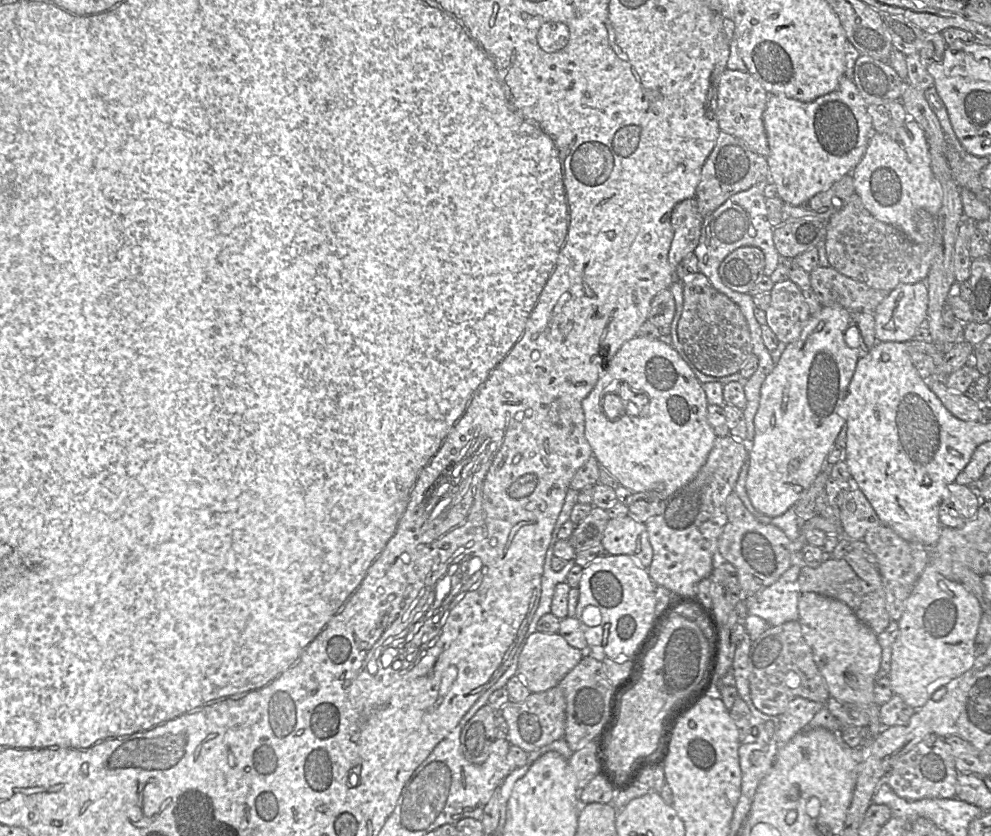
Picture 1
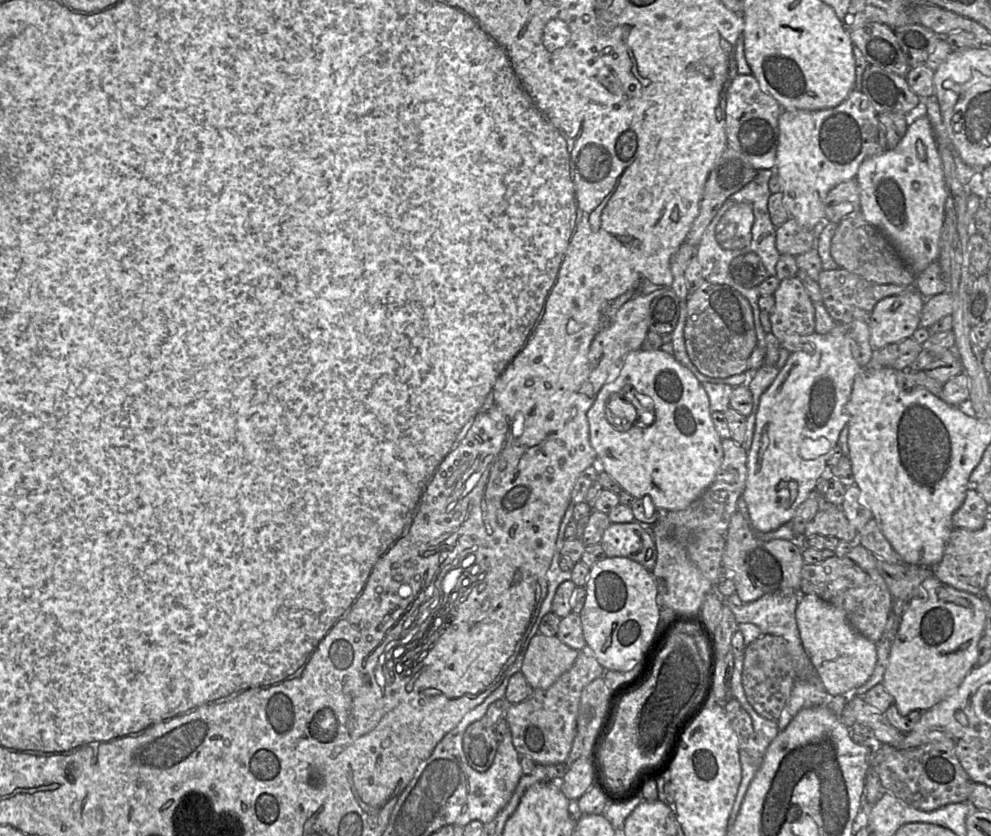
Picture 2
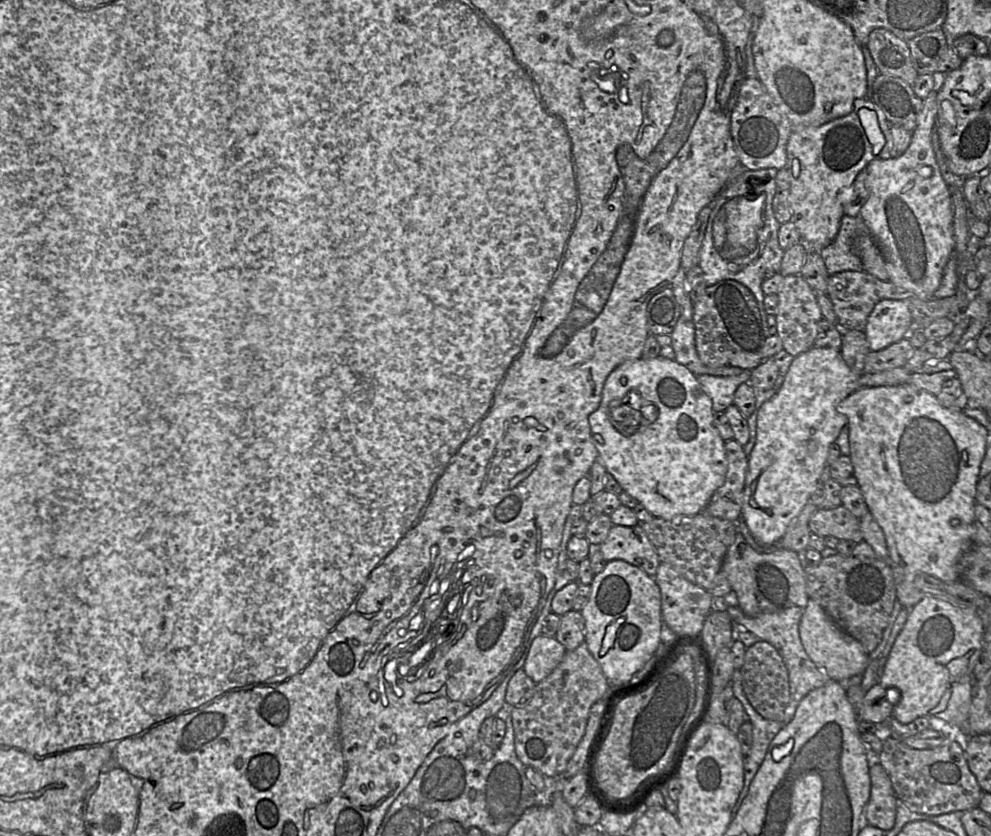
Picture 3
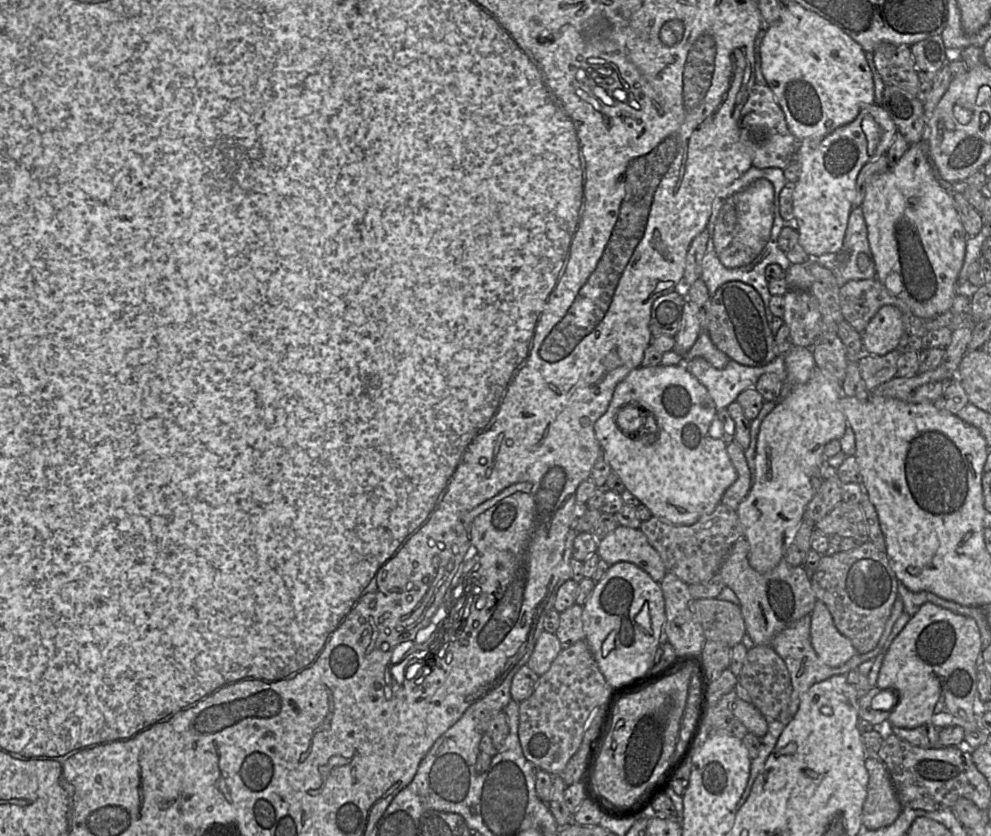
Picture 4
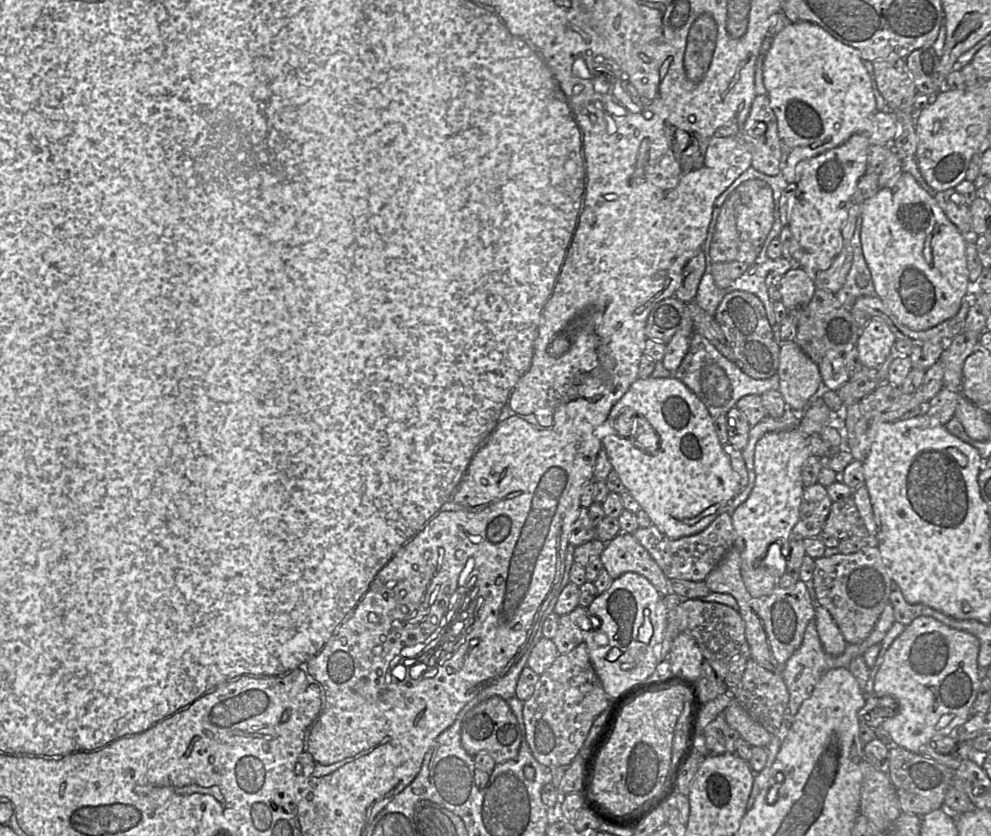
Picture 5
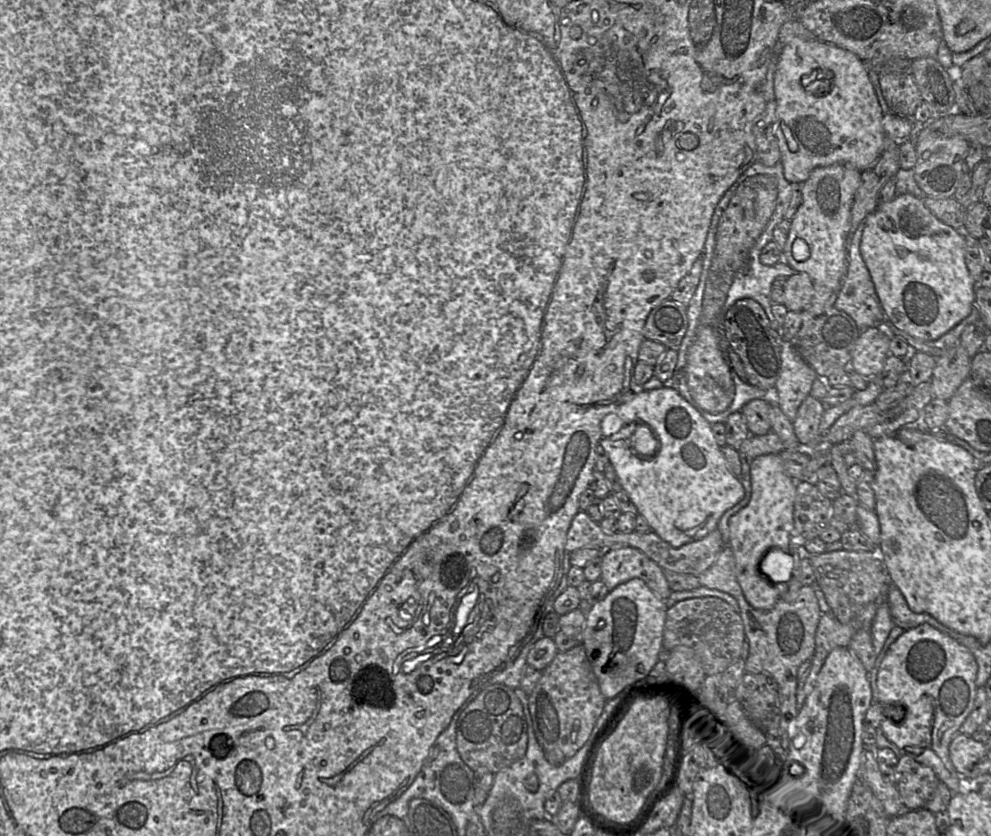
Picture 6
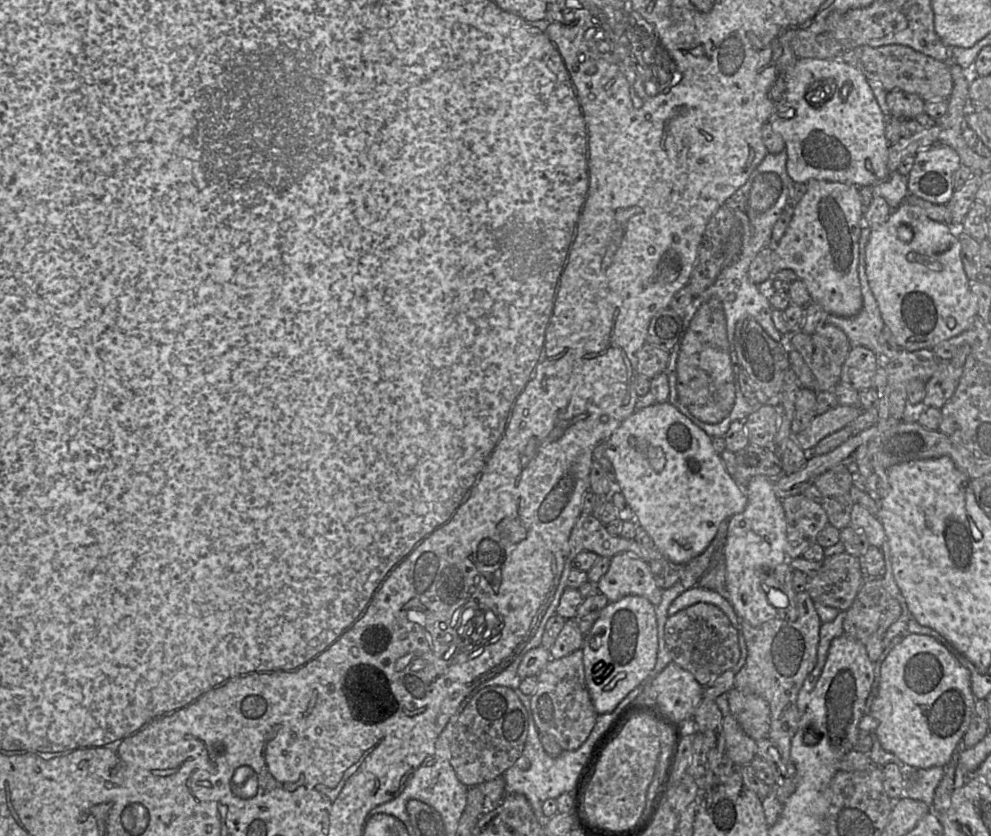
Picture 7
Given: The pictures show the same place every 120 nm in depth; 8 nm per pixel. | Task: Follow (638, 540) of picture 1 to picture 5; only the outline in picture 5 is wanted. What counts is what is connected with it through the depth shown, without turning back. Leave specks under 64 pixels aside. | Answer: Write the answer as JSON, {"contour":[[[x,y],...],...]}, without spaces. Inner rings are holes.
{"contour":[[[620,532],[614,539],[606,544],[600,555],[600,559],[604,568],[613,579],[620,577],[626,572],[635,572],[647,578],[663,596],[673,592],[669,579],[650,553],[637,541],[633,534]]]}

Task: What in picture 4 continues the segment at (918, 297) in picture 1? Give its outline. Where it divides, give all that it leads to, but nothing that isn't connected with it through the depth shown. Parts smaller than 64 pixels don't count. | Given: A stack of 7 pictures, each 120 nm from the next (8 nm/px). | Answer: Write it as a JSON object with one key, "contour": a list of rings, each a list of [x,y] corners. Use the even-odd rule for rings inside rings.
{"contour":[[[893,305],[882,306],[861,333],[864,352],[883,356],[895,350],[905,335],[901,311]]]}

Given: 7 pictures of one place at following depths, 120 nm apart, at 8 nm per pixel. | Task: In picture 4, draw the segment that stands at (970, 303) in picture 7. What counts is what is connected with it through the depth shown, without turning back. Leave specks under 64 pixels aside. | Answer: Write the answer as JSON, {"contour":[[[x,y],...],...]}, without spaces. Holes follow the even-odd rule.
{"contour":[[[925,139],[910,145],[895,166],[872,179],[866,188],[861,208],[875,263],[876,279],[892,295],[901,299],[917,317],[934,318],[946,312],[956,296],[958,276],[969,236],[954,207],[951,191],[943,189],[932,173]]]}

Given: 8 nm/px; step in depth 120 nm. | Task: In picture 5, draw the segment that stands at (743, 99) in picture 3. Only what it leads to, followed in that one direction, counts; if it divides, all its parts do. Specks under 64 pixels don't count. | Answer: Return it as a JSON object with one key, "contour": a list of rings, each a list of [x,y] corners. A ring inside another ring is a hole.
{"contour":[[[756,95],[751,105],[749,115],[744,124],[745,141],[749,144],[752,153],[752,164],[759,172],[775,176],[781,172],[781,141],[778,133],[776,115],[770,105],[767,95]]]}

